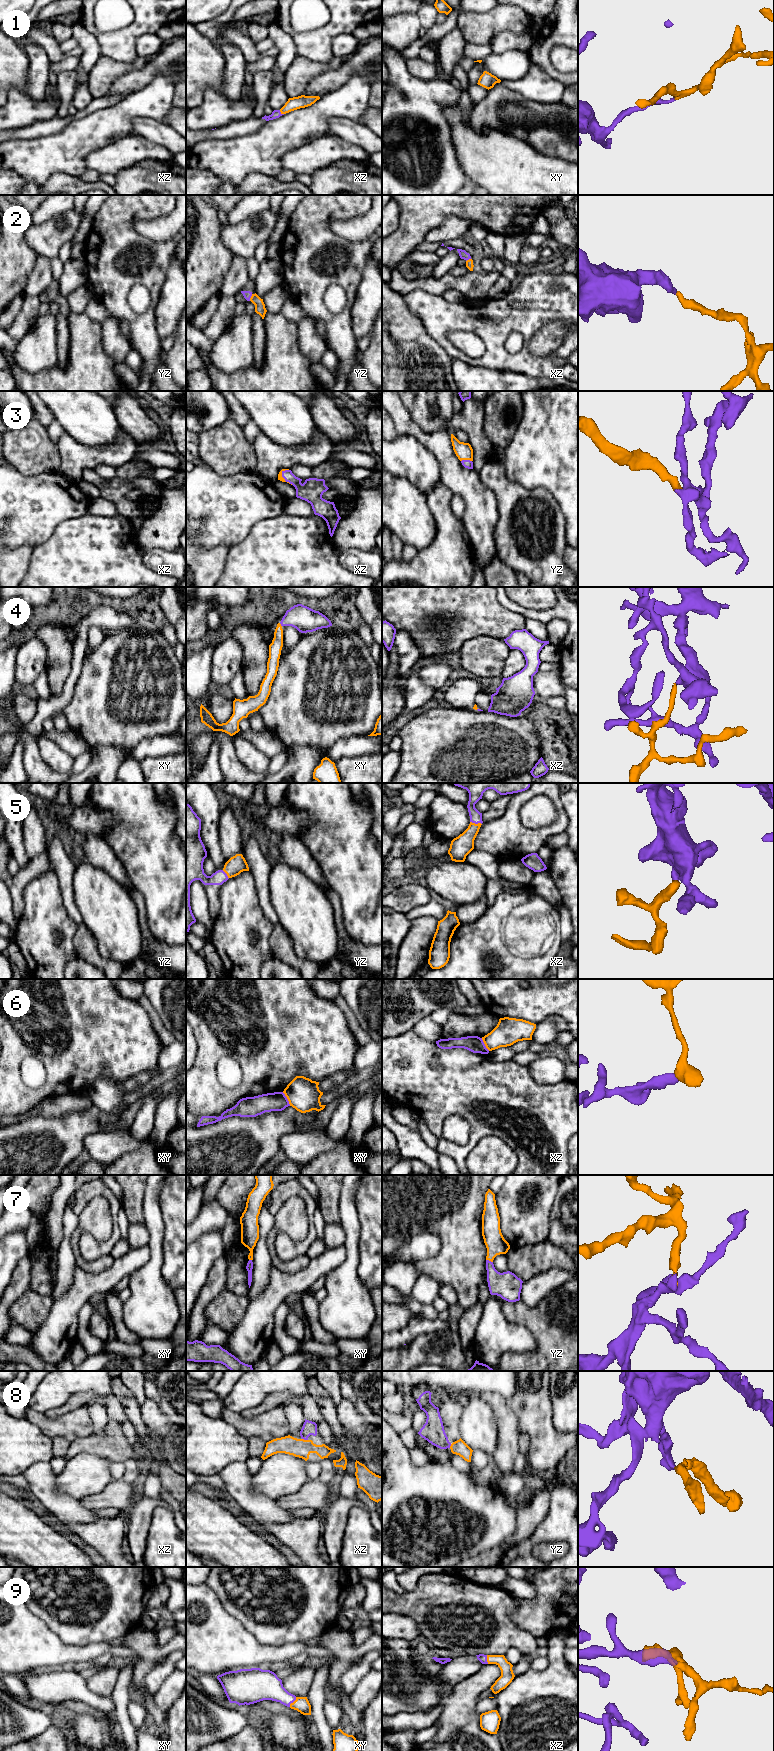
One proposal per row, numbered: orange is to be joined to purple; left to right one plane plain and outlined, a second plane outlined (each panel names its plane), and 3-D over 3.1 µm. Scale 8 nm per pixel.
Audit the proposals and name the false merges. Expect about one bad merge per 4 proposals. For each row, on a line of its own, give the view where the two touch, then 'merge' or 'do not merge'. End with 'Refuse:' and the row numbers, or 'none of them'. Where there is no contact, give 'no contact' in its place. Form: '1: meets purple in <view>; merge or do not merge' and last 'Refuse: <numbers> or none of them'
1: meets purple in xz; merge
2: meets purple in yz; merge
3: meets purple in yz; merge
4: meets purple in xy; merge
5: meets purple in xz; merge
6: meets purple in xy; do not merge
7: meets purple in yz; merge
8: meets purple in xz; merge
9: meets purple in xy; merge
Refuse: 6

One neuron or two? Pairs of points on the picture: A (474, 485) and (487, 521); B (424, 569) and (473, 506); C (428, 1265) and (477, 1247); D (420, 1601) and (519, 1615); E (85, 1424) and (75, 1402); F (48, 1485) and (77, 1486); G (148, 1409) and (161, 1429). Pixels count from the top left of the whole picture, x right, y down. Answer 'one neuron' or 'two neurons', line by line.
A: one neuron
B: two neurons
C: one neuron
D: two neurons
E: two neurons
F: two neurons
G: one neuron

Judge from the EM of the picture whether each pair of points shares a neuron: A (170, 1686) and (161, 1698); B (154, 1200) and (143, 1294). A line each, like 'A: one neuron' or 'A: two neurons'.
A: one neuron
B: one neuron

